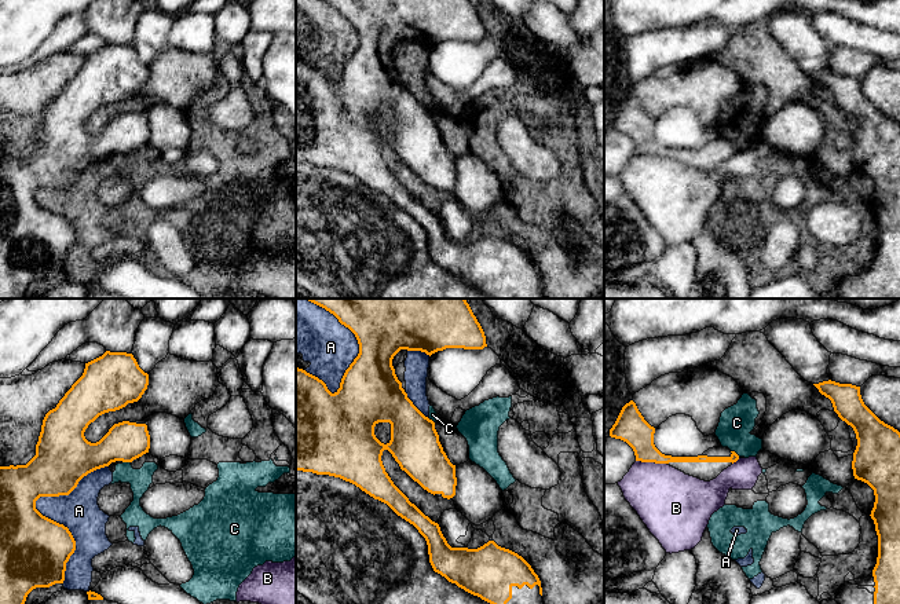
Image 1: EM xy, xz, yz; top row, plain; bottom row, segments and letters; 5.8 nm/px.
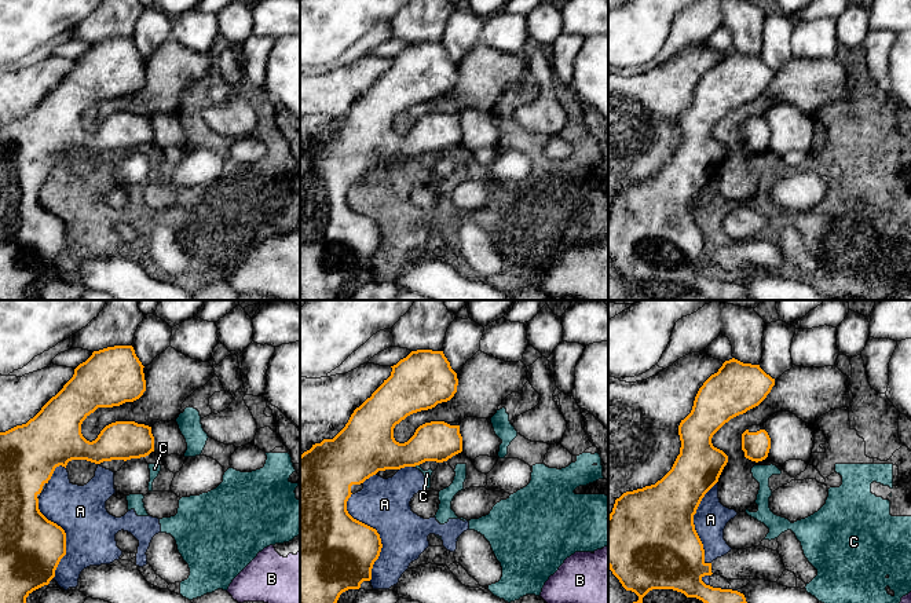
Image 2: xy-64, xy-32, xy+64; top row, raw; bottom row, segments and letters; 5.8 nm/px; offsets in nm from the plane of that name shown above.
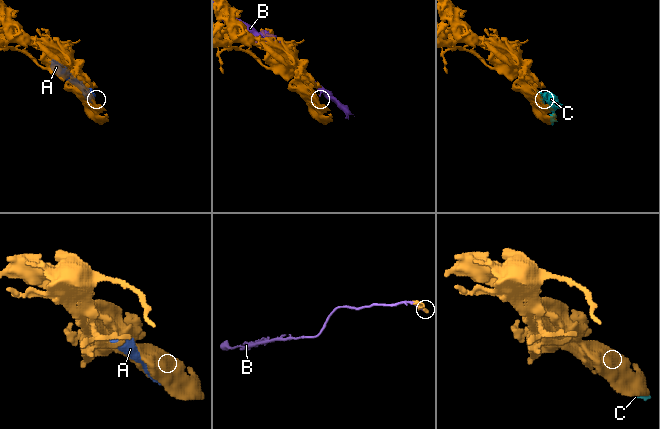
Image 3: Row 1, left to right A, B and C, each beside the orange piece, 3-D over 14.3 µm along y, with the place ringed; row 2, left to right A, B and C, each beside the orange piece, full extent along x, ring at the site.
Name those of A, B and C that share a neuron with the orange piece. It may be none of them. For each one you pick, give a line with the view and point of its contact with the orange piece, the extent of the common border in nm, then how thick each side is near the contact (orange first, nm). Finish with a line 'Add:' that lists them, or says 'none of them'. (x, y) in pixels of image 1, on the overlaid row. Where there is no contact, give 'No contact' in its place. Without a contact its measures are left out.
Add: none of them

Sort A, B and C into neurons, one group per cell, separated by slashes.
A C / B

